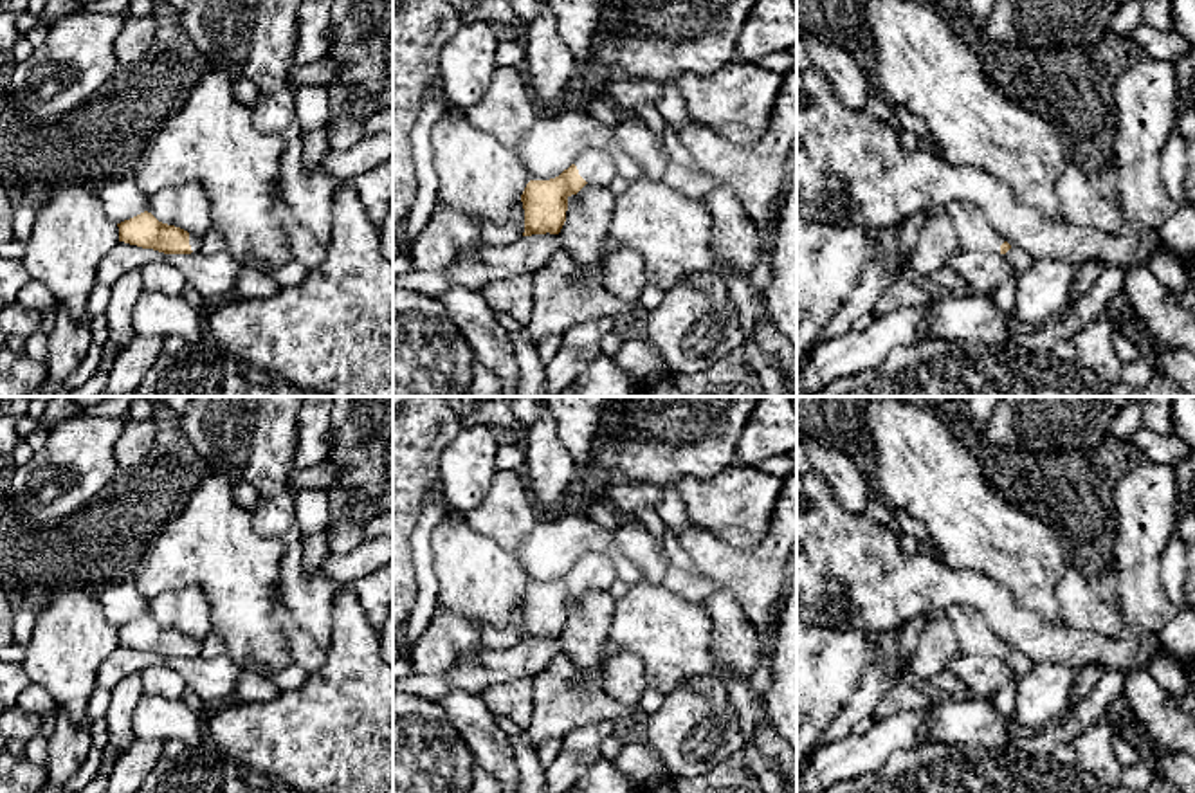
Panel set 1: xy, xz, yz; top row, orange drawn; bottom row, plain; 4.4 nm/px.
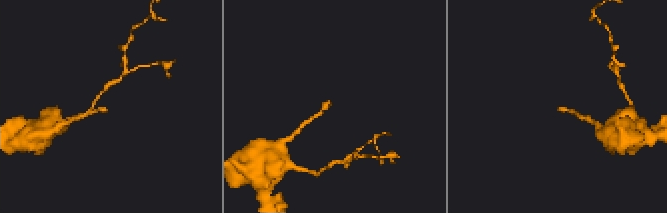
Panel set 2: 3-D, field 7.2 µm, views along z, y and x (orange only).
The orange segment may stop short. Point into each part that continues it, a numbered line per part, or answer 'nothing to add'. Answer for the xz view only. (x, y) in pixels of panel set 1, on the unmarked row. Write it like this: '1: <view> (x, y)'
1: xz (595, 570)

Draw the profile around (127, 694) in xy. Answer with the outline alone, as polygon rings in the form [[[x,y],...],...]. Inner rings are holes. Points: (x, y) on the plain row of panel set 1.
[[[142,672],[128,674],[112,690],[110,706],[105,716],[108,744],[103,748],[99,773],[110,773],[119,755],[135,741],[133,712],[142,696]]]

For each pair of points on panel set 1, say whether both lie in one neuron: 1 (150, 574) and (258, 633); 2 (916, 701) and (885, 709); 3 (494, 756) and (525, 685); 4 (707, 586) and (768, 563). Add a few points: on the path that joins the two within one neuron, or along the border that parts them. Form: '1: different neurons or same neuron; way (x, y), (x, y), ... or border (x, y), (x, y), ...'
1: same neuron; way (177, 574), (199, 574), (231, 606)
2: same neuron; way (909, 701), (893, 701)
3: different neurons; border (480, 694), (492, 714)
4: different neurons; border (698, 572), (720, 586)

